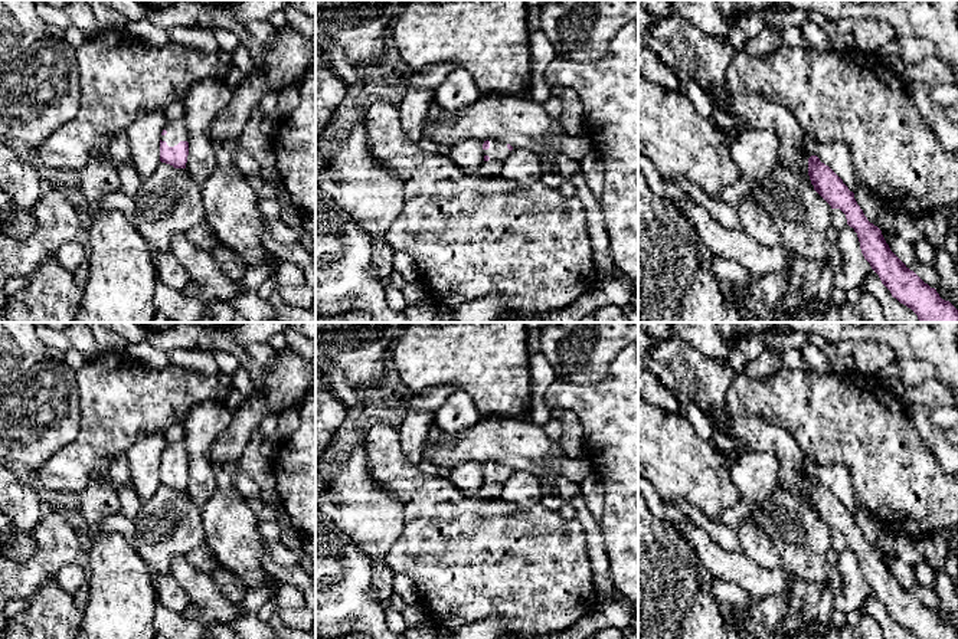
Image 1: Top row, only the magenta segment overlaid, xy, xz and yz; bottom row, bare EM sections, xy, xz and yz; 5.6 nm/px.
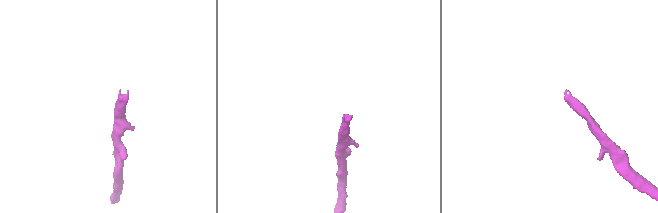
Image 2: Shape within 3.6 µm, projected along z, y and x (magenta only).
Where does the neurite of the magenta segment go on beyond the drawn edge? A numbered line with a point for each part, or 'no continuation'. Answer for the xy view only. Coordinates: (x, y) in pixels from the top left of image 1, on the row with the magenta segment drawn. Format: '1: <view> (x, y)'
1: xy (176, 130)

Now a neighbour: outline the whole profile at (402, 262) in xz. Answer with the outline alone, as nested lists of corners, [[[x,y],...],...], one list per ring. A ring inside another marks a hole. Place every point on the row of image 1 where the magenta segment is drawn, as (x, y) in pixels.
[[[393,250],[390,263],[392,269],[400,273],[408,284],[421,281],[419,268],[408,252]]]

